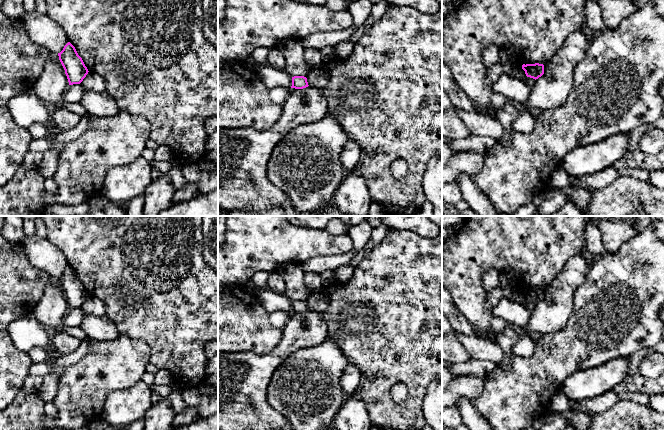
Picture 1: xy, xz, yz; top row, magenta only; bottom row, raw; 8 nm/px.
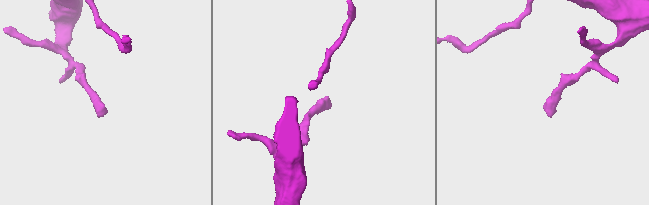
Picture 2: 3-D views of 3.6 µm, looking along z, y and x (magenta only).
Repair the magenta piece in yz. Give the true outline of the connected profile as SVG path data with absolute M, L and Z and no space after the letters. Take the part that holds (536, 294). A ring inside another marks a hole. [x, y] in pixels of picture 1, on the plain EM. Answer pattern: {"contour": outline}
{"contour": "M535 287L535 288L523 288L522 293L525 295L527 301L538 303L544 298L544 289Z"}

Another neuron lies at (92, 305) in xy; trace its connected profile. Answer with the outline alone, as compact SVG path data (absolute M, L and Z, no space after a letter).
M91 295L88 296L81 308L85 313L97 316L106 316L106 310L103 302L99 298Z

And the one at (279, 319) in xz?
M275 311L269 314L269 320L274 327L283 329L286 326L291 314L291 311Z

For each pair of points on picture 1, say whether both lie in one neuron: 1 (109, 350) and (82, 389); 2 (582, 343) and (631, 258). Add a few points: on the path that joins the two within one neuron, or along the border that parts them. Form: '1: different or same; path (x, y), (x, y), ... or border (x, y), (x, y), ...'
1: same; path (109, 360), (91, 379)
2: same; path (603, 322), (617, 308), (631, 279)

